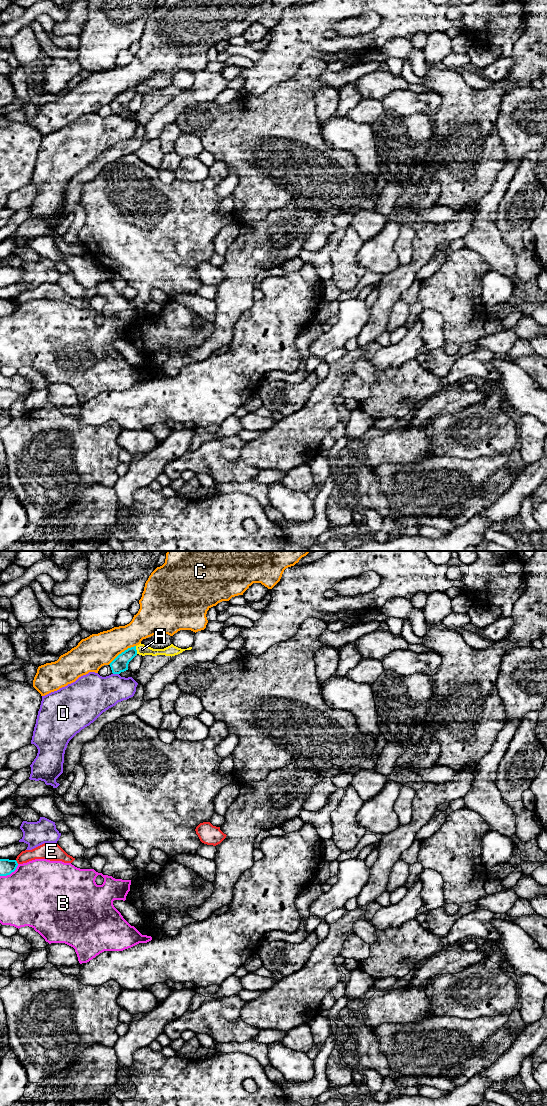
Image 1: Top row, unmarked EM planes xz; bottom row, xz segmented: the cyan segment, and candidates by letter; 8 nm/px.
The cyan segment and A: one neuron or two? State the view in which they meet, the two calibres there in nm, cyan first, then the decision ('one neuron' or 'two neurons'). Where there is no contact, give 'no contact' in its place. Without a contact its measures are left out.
contact in xz; calibres 130 and 90 nm; two neurons

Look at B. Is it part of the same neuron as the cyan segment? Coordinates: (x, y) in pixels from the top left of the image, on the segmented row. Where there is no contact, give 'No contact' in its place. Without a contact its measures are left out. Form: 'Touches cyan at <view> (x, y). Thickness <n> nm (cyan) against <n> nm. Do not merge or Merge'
Touches cyan at xz (10, 873). Thickness 120 nm (cyan) against 480 nm. Do not merge

